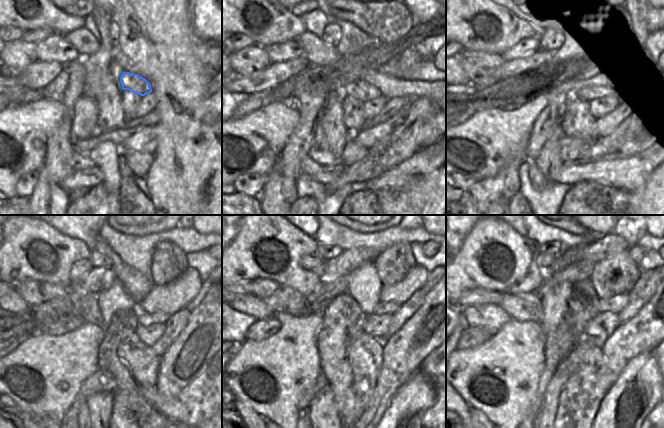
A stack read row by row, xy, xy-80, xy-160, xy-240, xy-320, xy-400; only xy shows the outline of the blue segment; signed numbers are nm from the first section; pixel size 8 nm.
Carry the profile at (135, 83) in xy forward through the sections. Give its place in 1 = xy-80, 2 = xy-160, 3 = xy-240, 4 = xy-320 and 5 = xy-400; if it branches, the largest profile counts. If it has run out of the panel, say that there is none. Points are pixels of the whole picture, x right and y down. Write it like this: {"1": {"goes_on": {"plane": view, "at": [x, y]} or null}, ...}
{"1": {"goes_on": {"plane": "xy-80", "at": [358, 89]}}, "2": {"goes_on": {"plane": "xy-160", "at": [587, 93]}}, "3": {"goes_on": {"plane": "xy-240", "at": [144, 319]}}, "4": {"goes_on": {"plane": "xy-320", "at": [390, 308]}}, "5": {"goes_on": {"plane": "xy-400", "at": [616, 304]}}}

